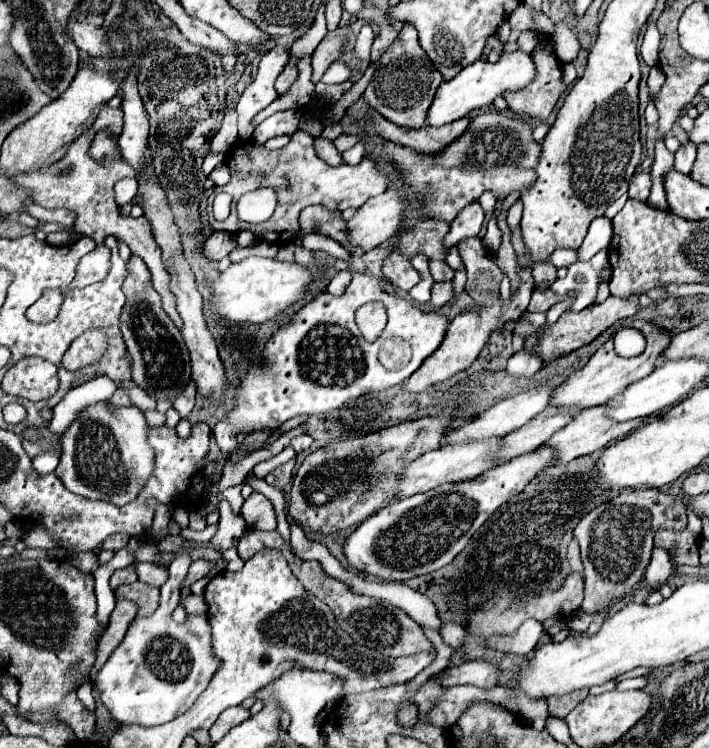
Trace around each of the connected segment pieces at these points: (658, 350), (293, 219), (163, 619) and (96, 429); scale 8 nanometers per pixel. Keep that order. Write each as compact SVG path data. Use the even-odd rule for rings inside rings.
M635 320L633 328L641 330L643 336L647 338L647 348L645 348L643 354L639 354L635 358L621 358L613 350L613 340L605 342L581 370L573 372L561 386L557 386L553 390L549 404L551 406L561 406L561 408L567 408L567 410L575 410L575 412L583 410L583 408L601 406L609 398L613 398L615 394L625 390L631 382L637 382L641 378L645 378L647 374L651 374L651 370L655 370L657 364L661 364L663 350L667 348L671 336L663 328L657 328L657 326L653 326L653 322L647 322L647 320Z
M297 130L293 134L293 140L281 148L281 150L267 150L265 146L257 146L255 142L241 142L235 144L229 154L225 164L231 170L231 180L225 186L217 186L213 190L213 194L207 198L207 210L211 210L211 200L217 192L229 192L233 196L233 208L231 214L225 222L217 222L215 218L209 216L209 224L213 228L225 228L233 234L241 232L241 230L251 230L253 234L261 236L265 232L275 232L275 234L297 234L299 232L299 214L303 208L307 206L325 206L327 210L347 210L347 208L359 208L363 202L367 202L367 198L379 196L389 188L389 178L381 172L377 160L371 160L369 156L363 158L363 162L359 166L329 166L325 164L313 148L313 136L307 132ZM259 186L271 186L277 194L277 208L271 216L271 220L263 222L263 224L245 224L243 220L237 218L237 200L251 192L257 190Z
M187 548L179 550L177 558L169 564L171 576L161 588L159 608L149 616L137 616L129 624L123 642L113 650L95 676L99 698L119 724L159 726L175 720L193 706L215 676L215 670L219 670L219 660L211 646L211 626L207 616L191 614L181 624L171 620L171 612L179 604L179 584L187 576L191 564L189 556L183 554L185 550Z
M97 402L81 410L61 436L61 460L55 474L63 486L89 500L107 500L115 506L127 504L141 492L151 476L155 454L147 444L147 422L137 406L107 406Z

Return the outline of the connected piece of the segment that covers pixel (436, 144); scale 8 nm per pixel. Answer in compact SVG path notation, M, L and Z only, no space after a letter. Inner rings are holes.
M369 108L369 116L371 116L371 124L375 126L375 132L379 136L383 136L385 140L391 140L395 144L421 150L425 154L441 152L447 144L451 144L455 138L459 138L469 124L469 116L467 116L467 118L459 118L459 122L451 122L451 124L439 126L439 128L425 126L421 130L411 130L411 128L403 128L403 126L395 126L393 122L387 122L387 118L383 118L373 108Z

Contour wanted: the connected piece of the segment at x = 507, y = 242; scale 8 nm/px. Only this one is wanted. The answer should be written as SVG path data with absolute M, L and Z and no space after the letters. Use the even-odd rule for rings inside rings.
M503 234L503 242L501 242L499 250L491 258L497 262L497 266L503 270L503 274L509 274L511 288L515 290L515 286L519 286L519 268L517 268L515 252L511 248L511 234Z

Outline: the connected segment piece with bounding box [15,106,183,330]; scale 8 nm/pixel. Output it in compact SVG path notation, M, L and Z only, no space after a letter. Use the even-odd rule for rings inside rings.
M105 106L99 112L99 118L95 120L95 124L91 126L91 130L85 130L83 136L79 136L67 150L67 154L55 162L53 166L45 168L45 170L37 170L37 172L29 172L29 174L21 174L15 178L15 182L23 188L29 188L33 192L33 202L41 204L45 208L67 208L77 212L77 222L75 228L93 238L97 244L102 243L108 235L115 236L119 240L125 240L131 248L133 254L143 256L145 264L151 270L151 278L153 278L153 286L159 292L159 296L163 298L163 310L173 318L175 326L181 330L183 320L175 308L175 296L169 290L169 274L163 268L161 262L161 250L151 234L151 224L145 218L131 218L131 216L123 216L117 202L115 202L115 182L121 178L135 178L135 170L131 170L131 166L127 166L127 162L123 162L123 156L119 154L119 158L115 158L115 162L107 162L107 166L103 166L103 162L95 162L89 154L89 146L95 138L97 132L101 130L109 130L113 134L113 138L119 138L119 130L123 130L123 110L121 108L109 108Z

